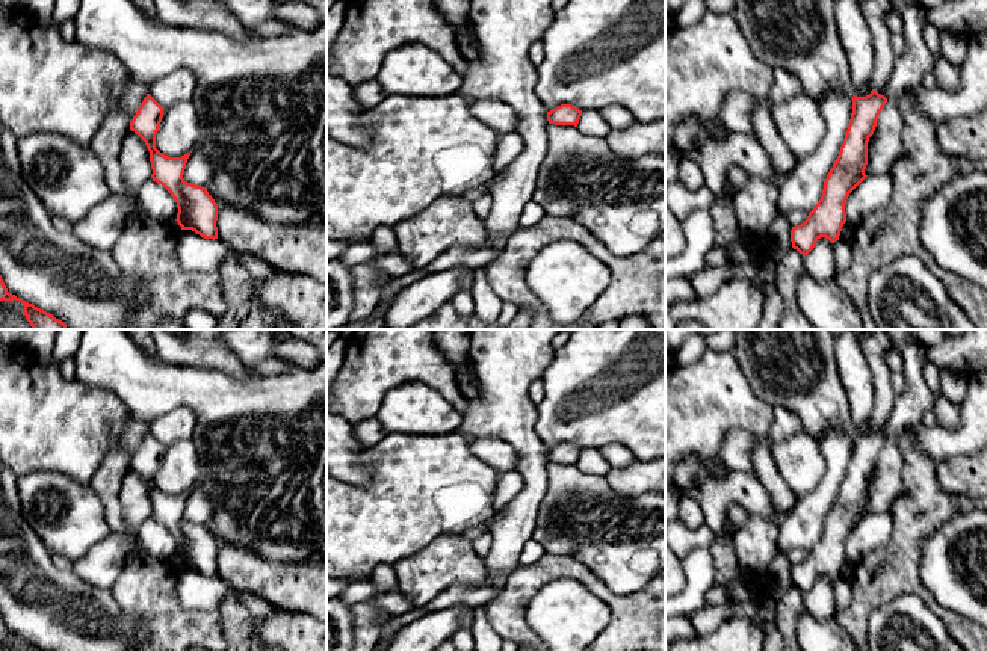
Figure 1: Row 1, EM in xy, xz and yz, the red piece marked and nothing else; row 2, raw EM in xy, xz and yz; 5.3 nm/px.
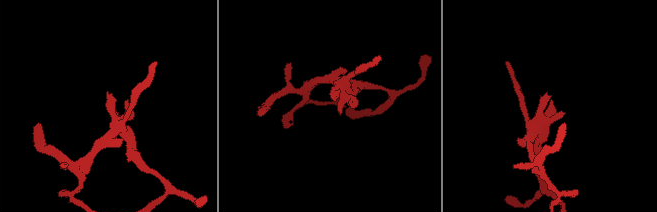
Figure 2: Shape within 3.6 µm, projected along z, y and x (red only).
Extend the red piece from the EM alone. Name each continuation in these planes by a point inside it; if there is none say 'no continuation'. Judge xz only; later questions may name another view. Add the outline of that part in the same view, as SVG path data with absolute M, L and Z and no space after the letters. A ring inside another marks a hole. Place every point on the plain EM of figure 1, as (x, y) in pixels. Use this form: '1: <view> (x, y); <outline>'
1: xz (484, 544); M485 532L484 535L481 535L481 538L473 542L473 550L481 556L485 557L488 554L488 551L491 550L493 545L493 539L490 532Z

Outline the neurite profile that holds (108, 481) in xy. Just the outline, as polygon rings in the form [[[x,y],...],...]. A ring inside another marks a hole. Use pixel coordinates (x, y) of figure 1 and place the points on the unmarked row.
[[[119,440],[110,447],[89,482],[89,486],[98,494],[103,503],[106,521],[113,533],[122,533],[127,529],[119,492],[122,488],[122,479],[128,470],[130,456],[125,444]]]

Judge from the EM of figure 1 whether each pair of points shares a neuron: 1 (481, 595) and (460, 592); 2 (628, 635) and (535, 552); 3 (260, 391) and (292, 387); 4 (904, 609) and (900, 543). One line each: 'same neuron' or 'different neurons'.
1: same neuron
2: different neurons
3: same neuron
4: different neurons

